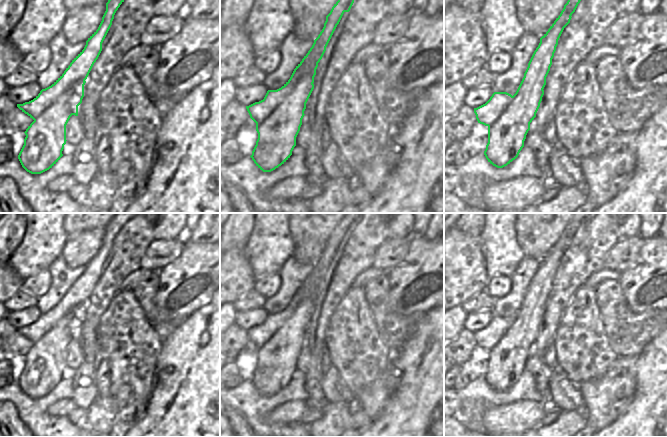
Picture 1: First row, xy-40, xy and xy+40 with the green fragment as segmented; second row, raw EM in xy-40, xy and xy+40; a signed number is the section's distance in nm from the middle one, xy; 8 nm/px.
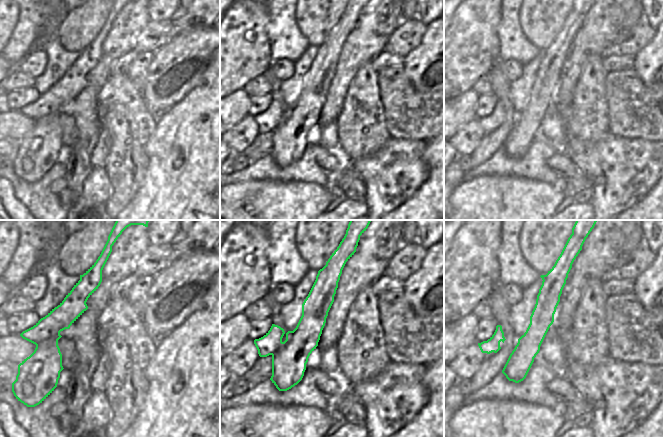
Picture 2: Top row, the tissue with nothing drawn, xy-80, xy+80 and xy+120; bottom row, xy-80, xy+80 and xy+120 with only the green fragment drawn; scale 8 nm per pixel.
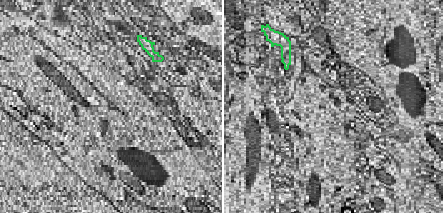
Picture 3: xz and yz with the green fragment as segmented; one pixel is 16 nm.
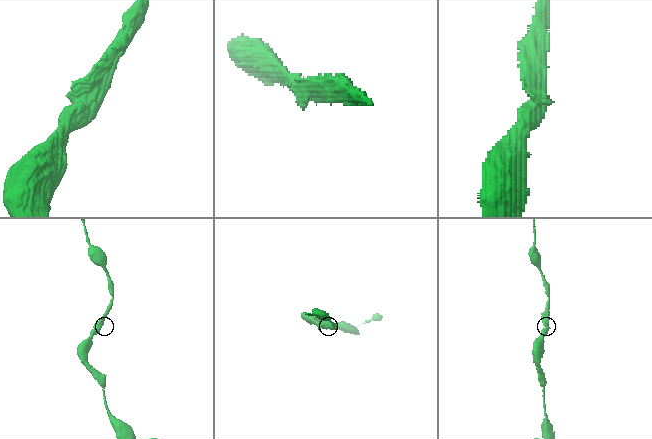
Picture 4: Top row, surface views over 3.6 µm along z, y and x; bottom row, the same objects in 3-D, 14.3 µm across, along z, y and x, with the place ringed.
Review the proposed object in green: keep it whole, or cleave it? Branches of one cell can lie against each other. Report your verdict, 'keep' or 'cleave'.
keep

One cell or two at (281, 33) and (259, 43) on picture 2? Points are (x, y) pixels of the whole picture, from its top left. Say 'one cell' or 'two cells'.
two cells

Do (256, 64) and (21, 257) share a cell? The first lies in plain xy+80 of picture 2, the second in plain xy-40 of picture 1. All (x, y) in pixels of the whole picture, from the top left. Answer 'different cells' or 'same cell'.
different cells

